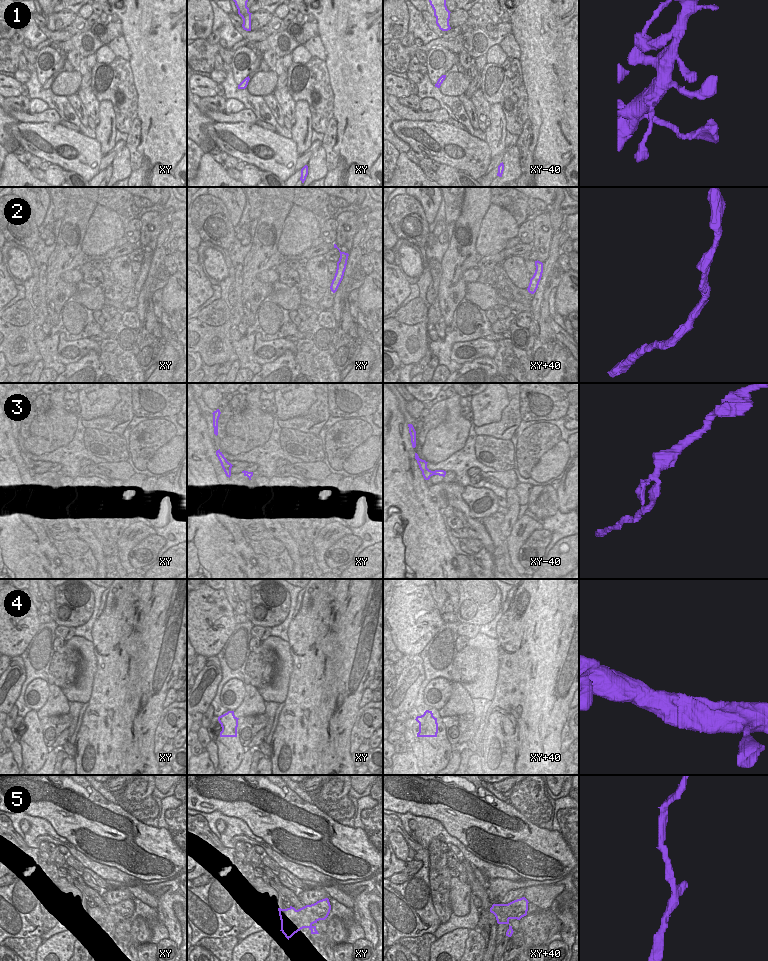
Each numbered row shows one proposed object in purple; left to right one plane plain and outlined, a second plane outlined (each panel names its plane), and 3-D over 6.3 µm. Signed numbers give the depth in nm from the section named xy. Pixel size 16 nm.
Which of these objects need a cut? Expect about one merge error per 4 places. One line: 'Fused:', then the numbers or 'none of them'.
Fused: 3

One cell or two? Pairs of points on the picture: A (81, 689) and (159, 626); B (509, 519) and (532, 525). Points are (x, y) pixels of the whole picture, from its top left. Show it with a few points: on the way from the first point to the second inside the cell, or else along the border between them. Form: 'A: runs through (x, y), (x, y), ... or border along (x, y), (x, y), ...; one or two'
A: border along (86, 660), (91, 678), (84, 702); two
B: border along (519, 519), (506, 538); two

